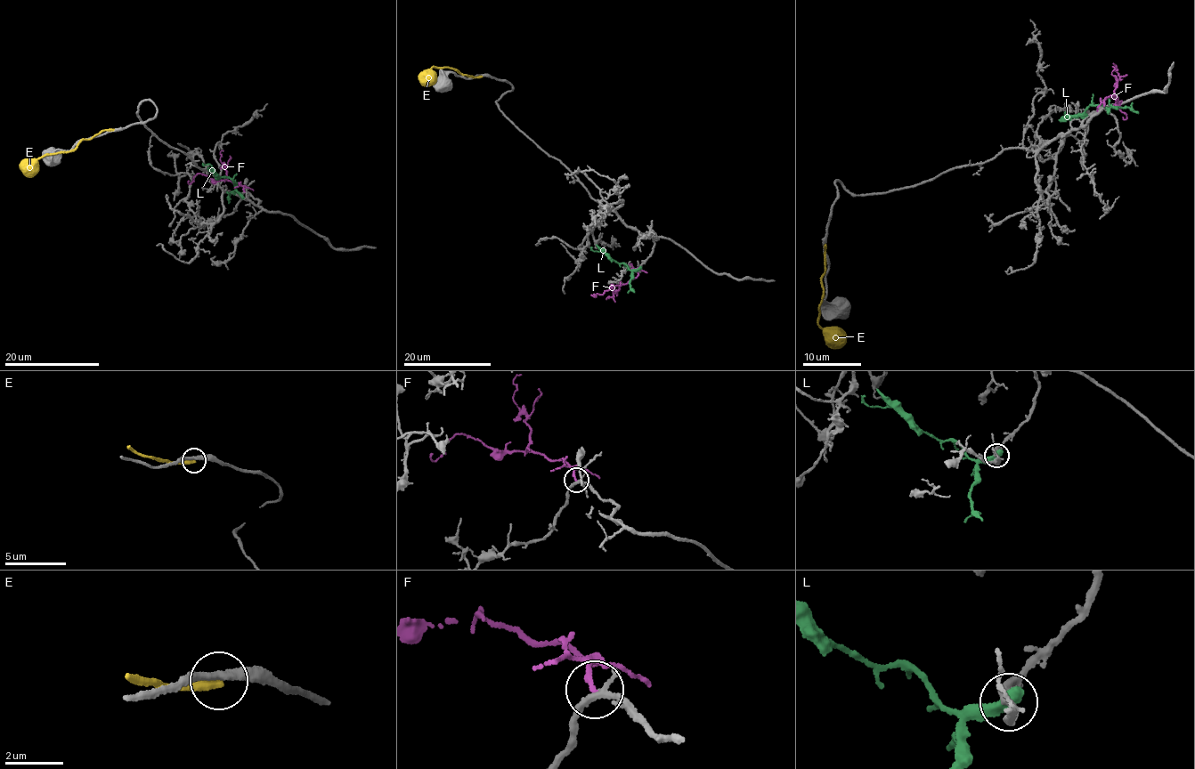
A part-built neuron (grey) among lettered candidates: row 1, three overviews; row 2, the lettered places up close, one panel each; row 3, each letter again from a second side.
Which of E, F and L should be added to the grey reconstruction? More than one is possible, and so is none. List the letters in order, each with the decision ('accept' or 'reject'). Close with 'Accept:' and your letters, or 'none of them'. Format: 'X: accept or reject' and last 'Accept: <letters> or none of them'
E: reject
F: accept
L: reject
Accept: F

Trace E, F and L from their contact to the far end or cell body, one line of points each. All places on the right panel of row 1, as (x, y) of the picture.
E: (825, 246), (825, 270), (816, 319), (822, 328), (841, 330), (843, 343)
F: (1104, 105), (1104, 101), (1117, 96), (1116, 103), (1120, 101), (1117, 103), (1125, 114), (1125, 119), (1123, 117)
L: (1109, 111), (1107, 107), (1091, 104), (1084, 112), (1072, 116), (1065, 112), (1059, 120)

